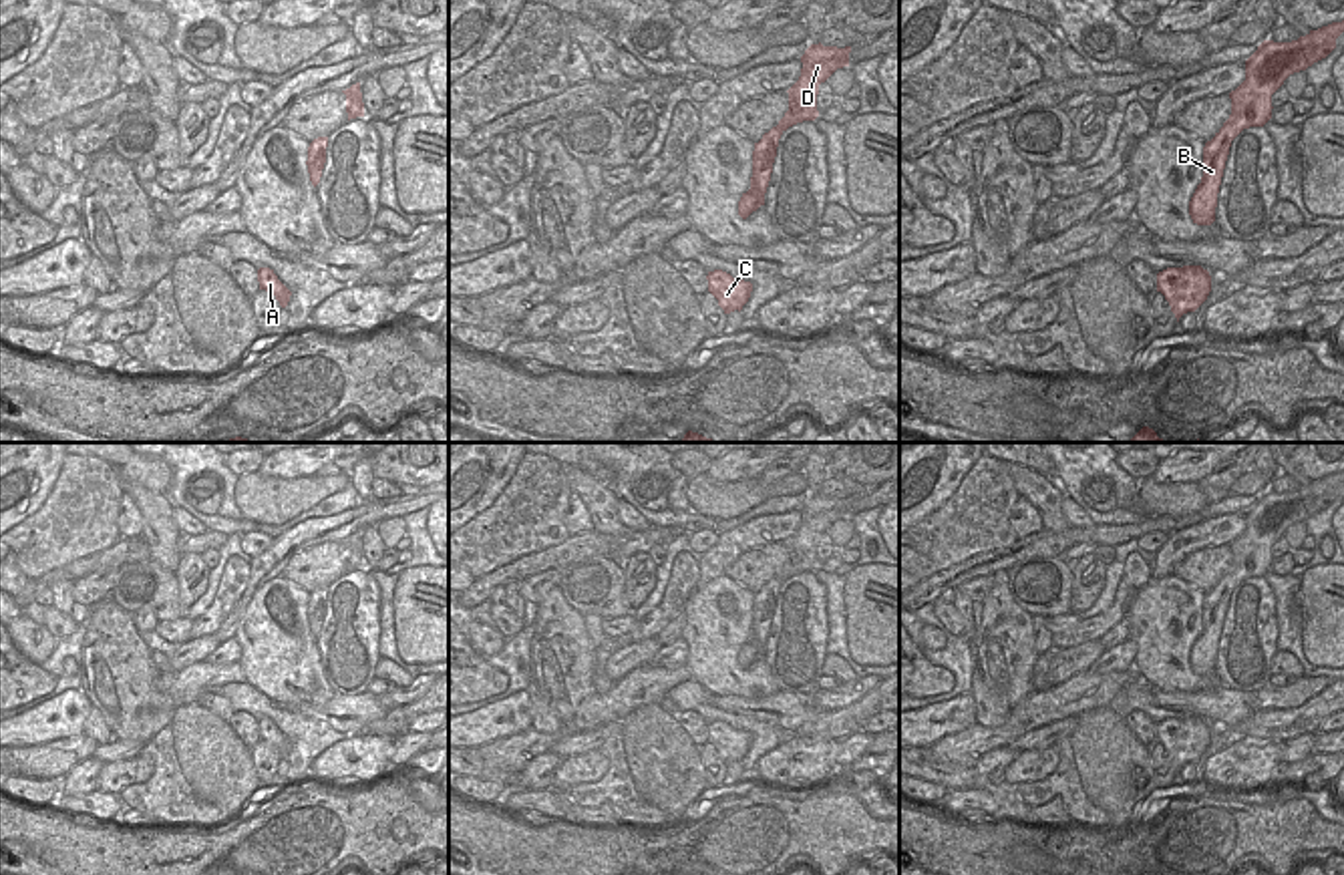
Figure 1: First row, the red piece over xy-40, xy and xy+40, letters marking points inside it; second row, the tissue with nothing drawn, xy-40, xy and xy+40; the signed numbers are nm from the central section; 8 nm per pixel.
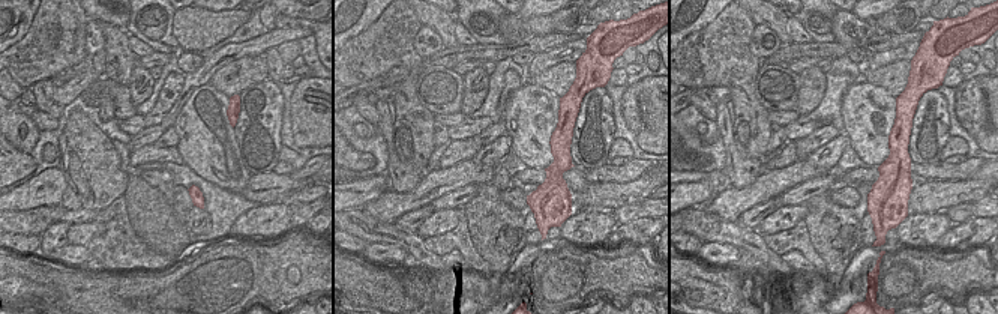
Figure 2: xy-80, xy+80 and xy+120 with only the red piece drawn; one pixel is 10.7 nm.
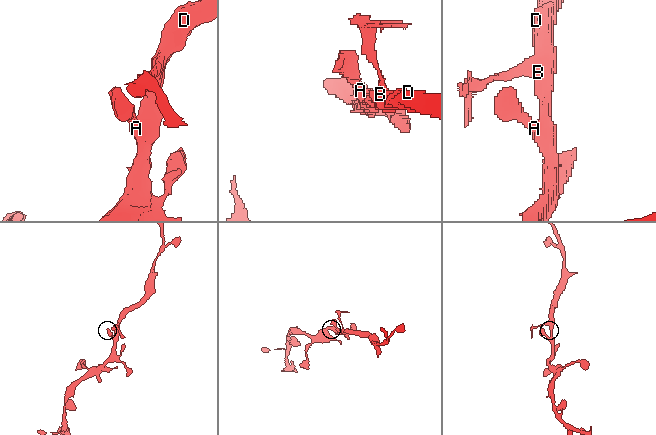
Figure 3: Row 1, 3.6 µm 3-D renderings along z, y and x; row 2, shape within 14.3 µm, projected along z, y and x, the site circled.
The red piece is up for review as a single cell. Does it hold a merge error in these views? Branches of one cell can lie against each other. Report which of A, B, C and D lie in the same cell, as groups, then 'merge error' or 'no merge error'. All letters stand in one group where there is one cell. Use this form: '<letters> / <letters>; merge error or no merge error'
A B C D; no merge error

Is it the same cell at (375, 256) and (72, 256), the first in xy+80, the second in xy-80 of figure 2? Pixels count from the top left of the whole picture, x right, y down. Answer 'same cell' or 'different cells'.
same cell

